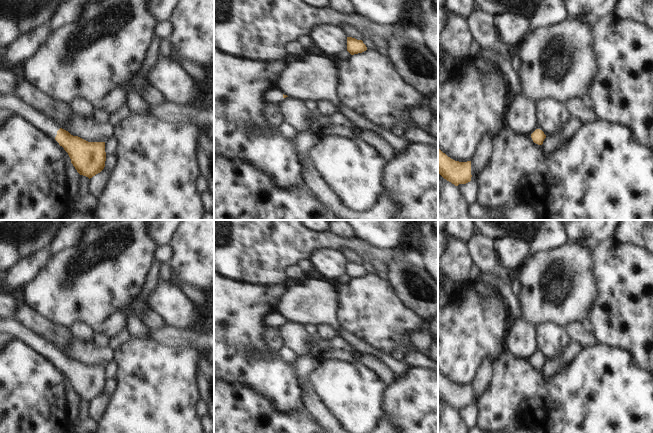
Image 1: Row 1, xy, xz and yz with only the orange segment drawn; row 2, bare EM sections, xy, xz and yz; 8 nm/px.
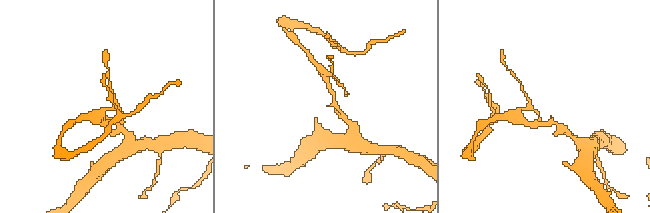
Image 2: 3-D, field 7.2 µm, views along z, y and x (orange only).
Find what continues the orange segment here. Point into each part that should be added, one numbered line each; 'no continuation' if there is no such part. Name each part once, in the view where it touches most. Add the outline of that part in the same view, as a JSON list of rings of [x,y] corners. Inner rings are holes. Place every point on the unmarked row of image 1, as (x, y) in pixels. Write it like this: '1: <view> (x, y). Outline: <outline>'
1: xy (12, 326). Outline: [[[0,318],[0,333],[2,332],[12,335],[14,339],[26,342],[52,362],[56,361],[60,353],[57,345],[42,335],[36,334],[16,318]]]

